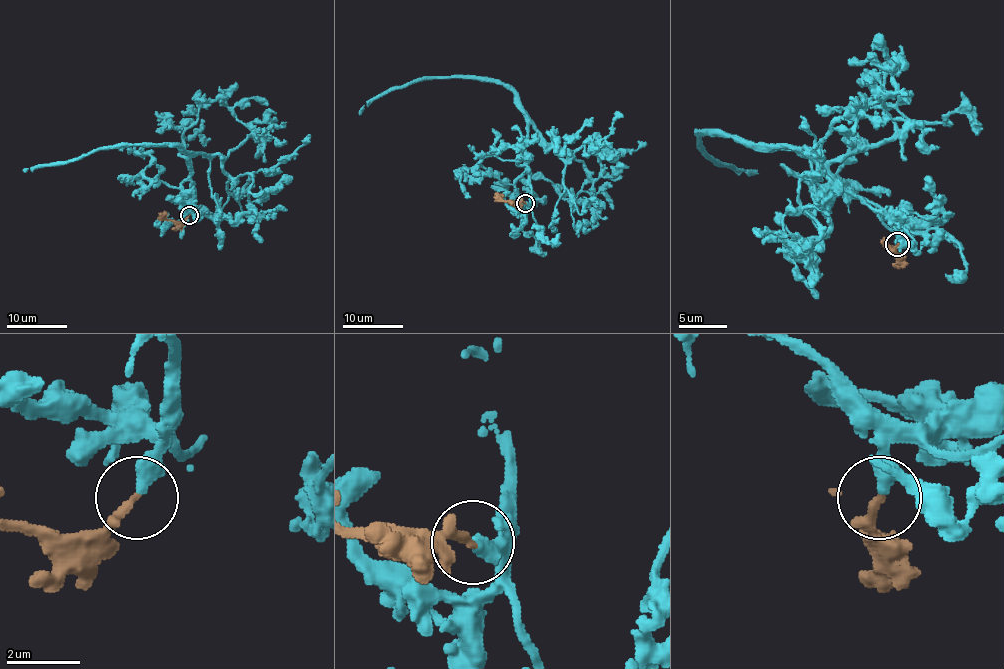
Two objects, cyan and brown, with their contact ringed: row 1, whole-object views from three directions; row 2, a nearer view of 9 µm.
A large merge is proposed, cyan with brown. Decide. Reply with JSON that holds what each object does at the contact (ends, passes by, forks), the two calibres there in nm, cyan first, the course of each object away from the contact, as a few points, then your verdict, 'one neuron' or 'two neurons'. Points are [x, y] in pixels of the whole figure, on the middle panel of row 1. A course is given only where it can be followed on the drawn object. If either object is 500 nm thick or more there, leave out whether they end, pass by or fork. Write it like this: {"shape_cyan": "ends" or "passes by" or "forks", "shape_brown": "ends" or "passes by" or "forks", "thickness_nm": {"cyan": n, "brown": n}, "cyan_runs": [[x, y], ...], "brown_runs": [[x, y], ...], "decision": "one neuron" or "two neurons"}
{"shape_cyan": "ends", "shape_brown": "ends", "thickness_nm": {"cyan": 440, "brown": 240}, "cyan_runs": [[526, 203], [530, 200], [526, 112], [503, 85], [477, 79], [424, 77], [383, 91], [363, 104], [359, 115]], "brown_runs": [[526, 203], [501, 200], [494, 194]], "decision": "one neuron"}

